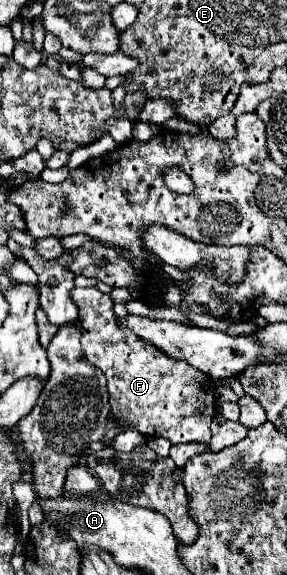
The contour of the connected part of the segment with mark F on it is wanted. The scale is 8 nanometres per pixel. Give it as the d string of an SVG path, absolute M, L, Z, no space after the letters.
M74 287L70 293L80 311L82 349L86 359L108 379L110 405L114 417L130 423L148 437L164 437L170 443L210 441L210 423L214 419L214 383L198 373L186 361L174 361L160 349L146 345L134 333L118 329L112 311L112 299L96 287Z

